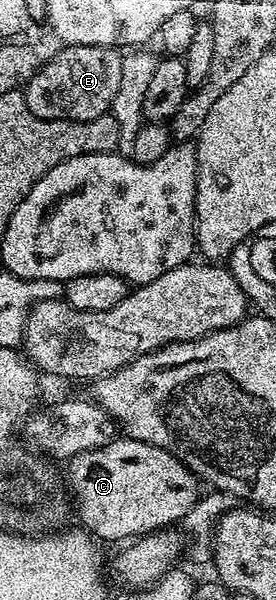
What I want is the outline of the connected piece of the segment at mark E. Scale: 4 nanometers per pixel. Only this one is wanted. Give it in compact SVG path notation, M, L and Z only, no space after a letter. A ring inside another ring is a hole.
M68 45L61 49L51 61L42 65L26 82L22 94L28 109L37 118L45 121L87 121L105 116L119 91L123 54L108 45Z

